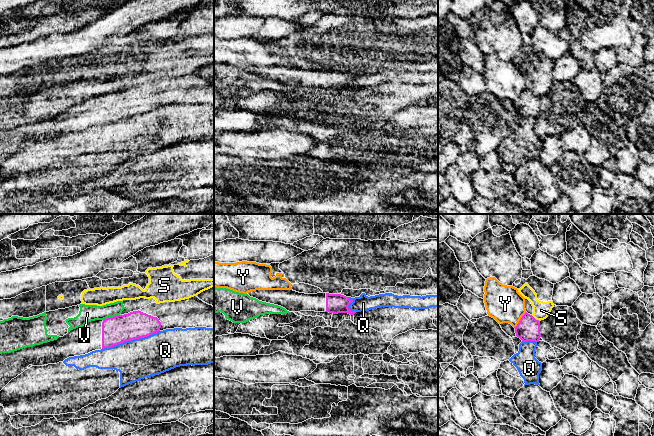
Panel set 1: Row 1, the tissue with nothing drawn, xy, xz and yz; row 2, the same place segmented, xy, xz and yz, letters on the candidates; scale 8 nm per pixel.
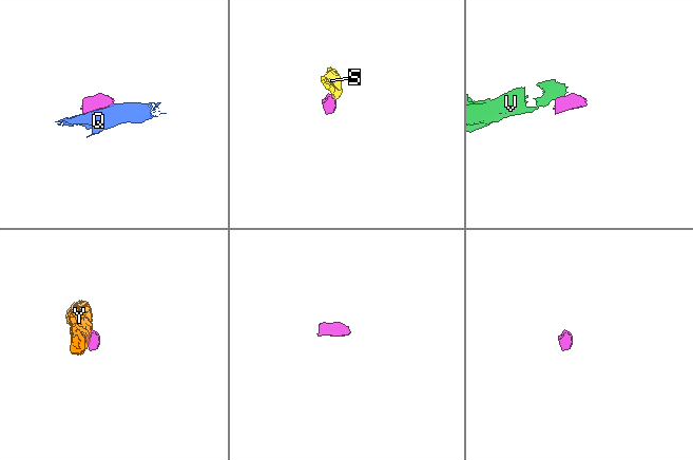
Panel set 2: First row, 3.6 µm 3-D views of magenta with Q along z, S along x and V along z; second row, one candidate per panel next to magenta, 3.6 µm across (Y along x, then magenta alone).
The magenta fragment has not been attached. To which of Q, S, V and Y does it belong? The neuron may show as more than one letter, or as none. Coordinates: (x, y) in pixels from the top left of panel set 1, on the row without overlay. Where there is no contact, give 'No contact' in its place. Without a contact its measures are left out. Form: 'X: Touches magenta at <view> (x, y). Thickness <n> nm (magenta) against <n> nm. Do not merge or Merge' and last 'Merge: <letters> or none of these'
Q: Touches magenta at xy (130, 116). Thickness 220 nm (magenta) against 320 nm. Do not merge
S: Touches magenta at yz (534, 94). Thickness 190 nm (magenta) against 140 nm. Do not merge
V: Touches magenta at xy (111, 93). Thickness 220 nm (magenta) against 140 nm. Do not merge
Y: Touches magenta at yz (520, 96). Thickness 190 nm (magenta) against 300 nm. Do not merge
Merge: none of these

